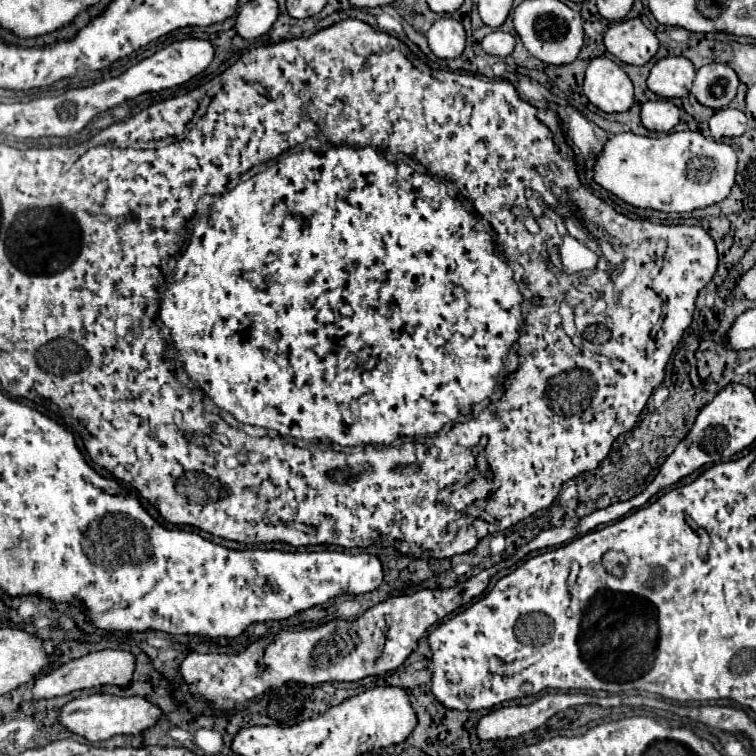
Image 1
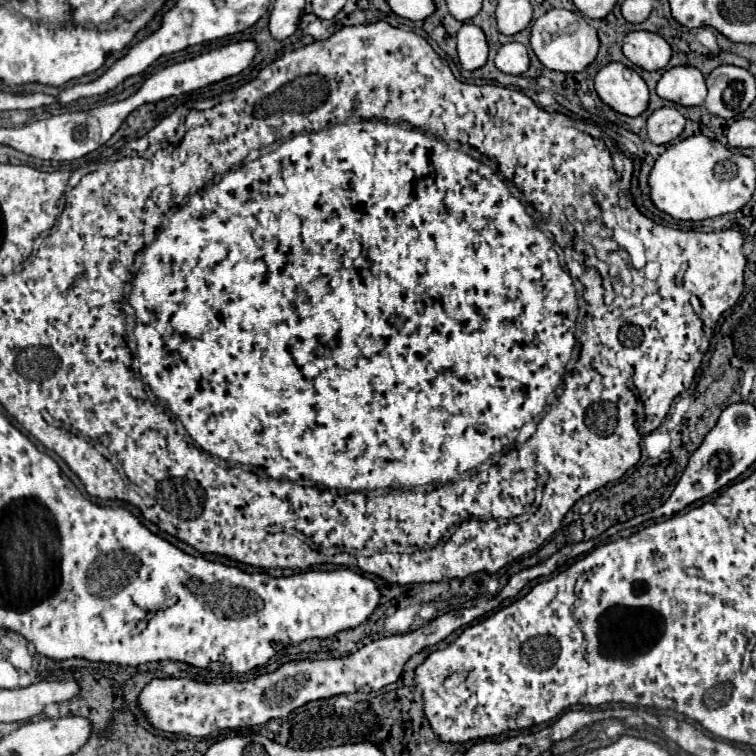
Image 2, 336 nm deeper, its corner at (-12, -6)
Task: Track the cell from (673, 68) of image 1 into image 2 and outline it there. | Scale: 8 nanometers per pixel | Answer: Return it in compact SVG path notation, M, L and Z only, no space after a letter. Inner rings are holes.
M674 66L658 82L658 96L680 106L700 106L706 98L706 82L698 68Z

